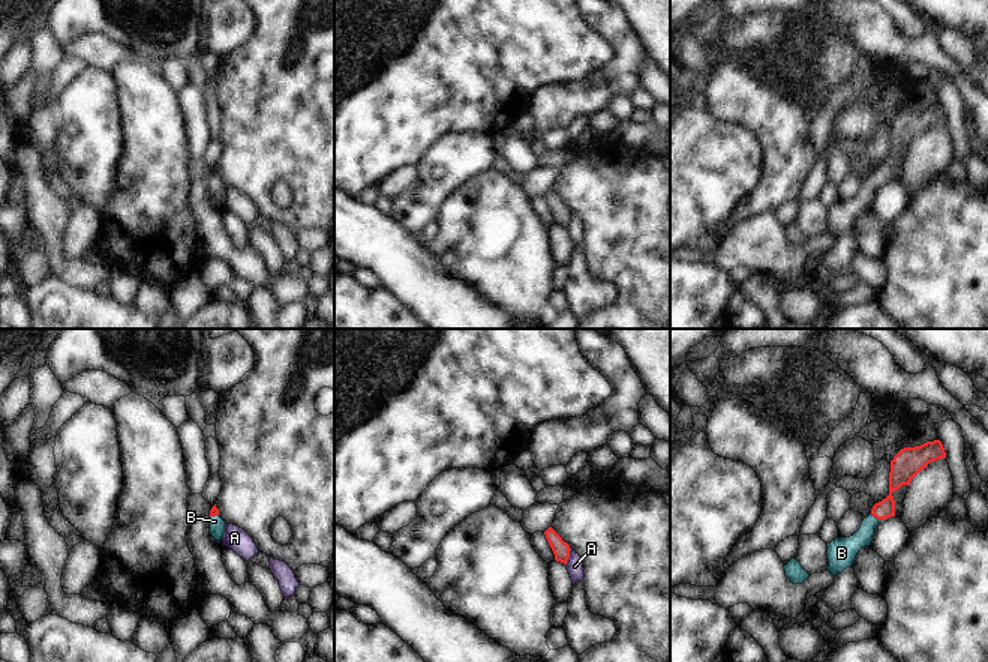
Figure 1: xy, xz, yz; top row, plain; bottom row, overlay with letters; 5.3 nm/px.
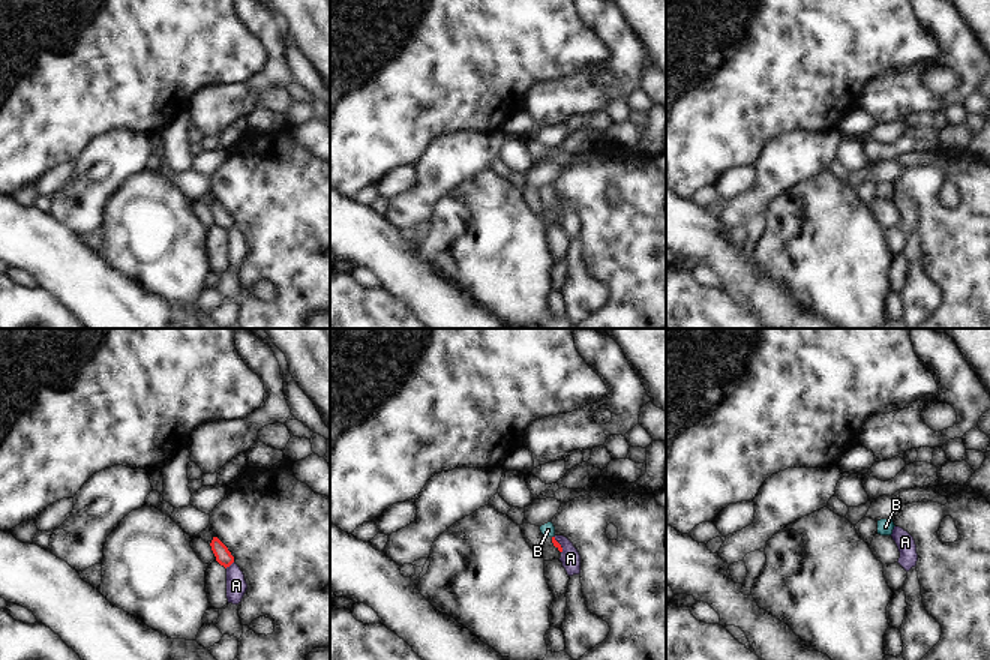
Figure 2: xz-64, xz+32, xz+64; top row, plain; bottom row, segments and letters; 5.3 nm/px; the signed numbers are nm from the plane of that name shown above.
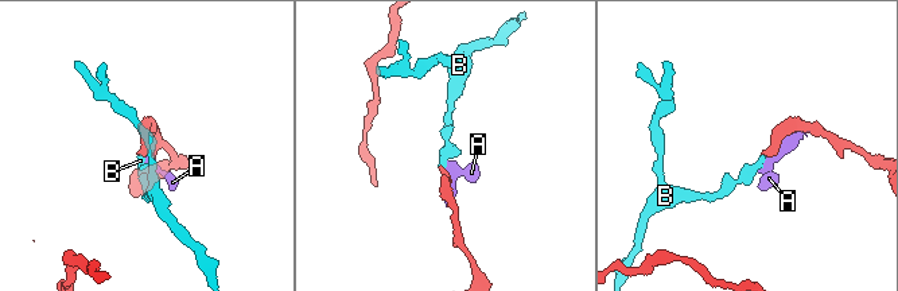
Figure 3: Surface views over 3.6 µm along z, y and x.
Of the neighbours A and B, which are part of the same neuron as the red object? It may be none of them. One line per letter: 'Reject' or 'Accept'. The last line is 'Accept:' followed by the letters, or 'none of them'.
A: Reject
B: Accept
Accept: B.

